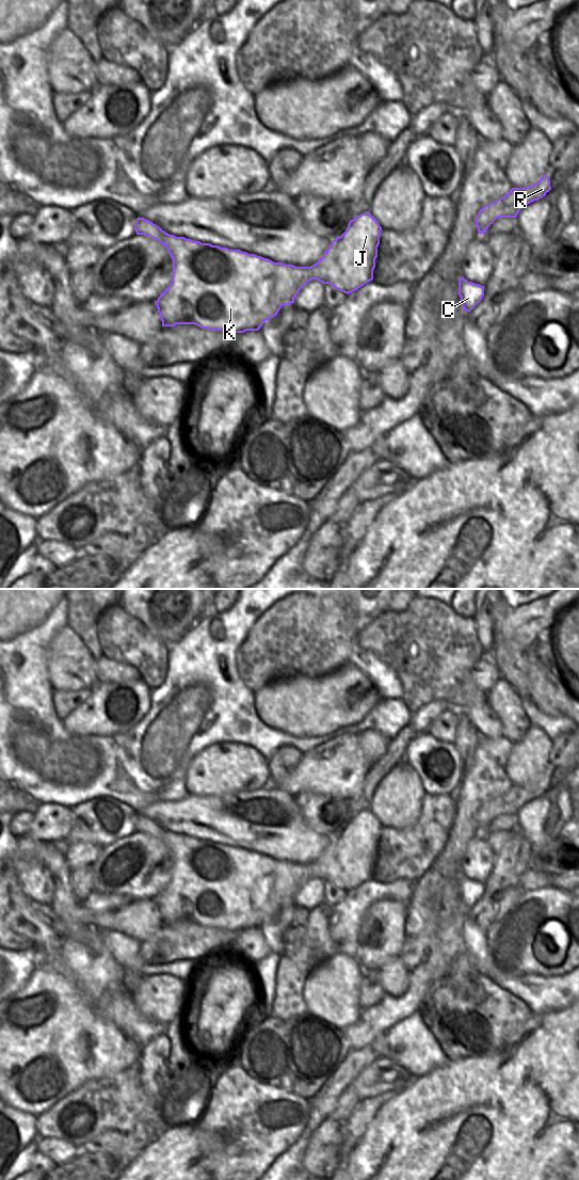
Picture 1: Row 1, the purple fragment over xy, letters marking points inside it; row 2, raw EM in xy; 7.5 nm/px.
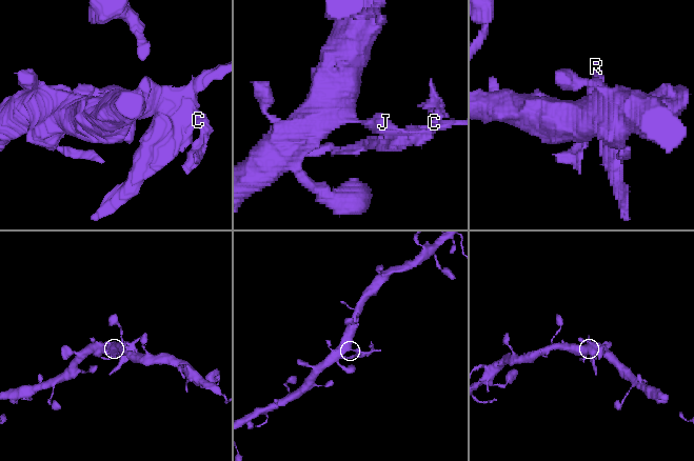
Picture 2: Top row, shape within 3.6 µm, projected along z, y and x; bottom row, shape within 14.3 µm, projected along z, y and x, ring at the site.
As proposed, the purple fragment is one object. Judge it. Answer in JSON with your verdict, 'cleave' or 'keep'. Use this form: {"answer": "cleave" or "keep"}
{"answer": "cleave"}

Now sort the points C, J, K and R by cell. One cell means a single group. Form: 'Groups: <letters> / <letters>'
Groups: C J R / K.

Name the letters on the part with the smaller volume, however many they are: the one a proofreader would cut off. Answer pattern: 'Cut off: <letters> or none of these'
Cut off: C, J, R

